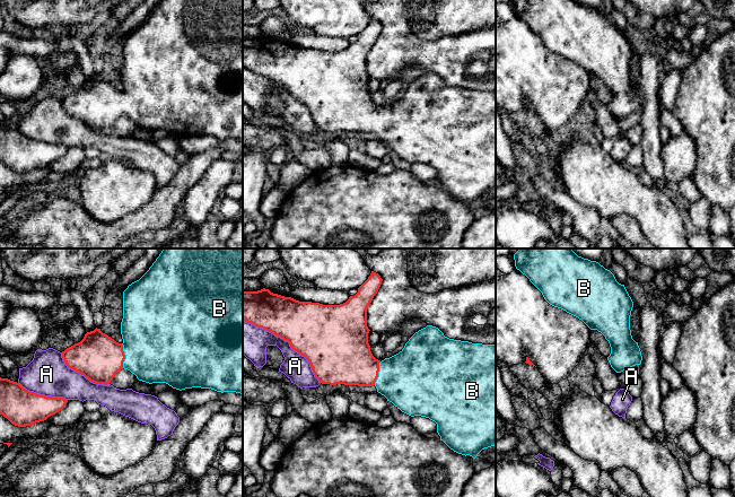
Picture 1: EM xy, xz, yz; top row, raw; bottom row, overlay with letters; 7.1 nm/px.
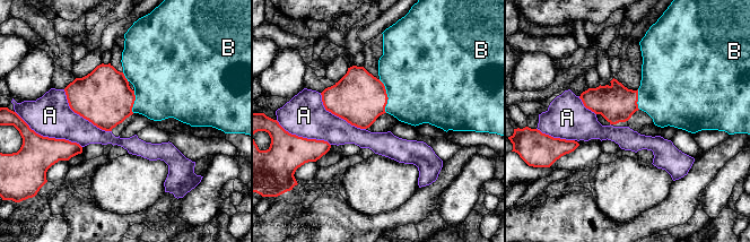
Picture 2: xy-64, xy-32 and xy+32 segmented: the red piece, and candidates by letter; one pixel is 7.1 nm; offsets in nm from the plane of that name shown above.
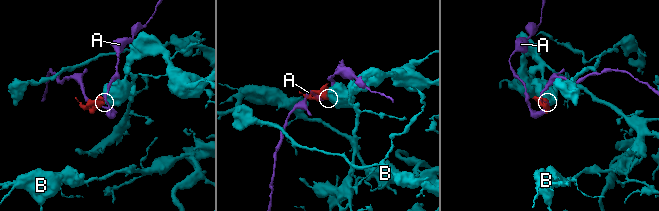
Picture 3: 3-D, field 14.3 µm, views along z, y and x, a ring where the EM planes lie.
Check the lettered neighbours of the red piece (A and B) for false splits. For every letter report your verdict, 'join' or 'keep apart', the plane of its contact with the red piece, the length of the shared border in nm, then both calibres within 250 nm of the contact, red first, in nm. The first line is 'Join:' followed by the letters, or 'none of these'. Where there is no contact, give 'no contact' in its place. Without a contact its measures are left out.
Join: B
A: keep apart; contact in xz; length 700 nm; calibres 420 and 200 nm
B: join; contact in xy; length 180 nm; calibres 340 and 500 nm

